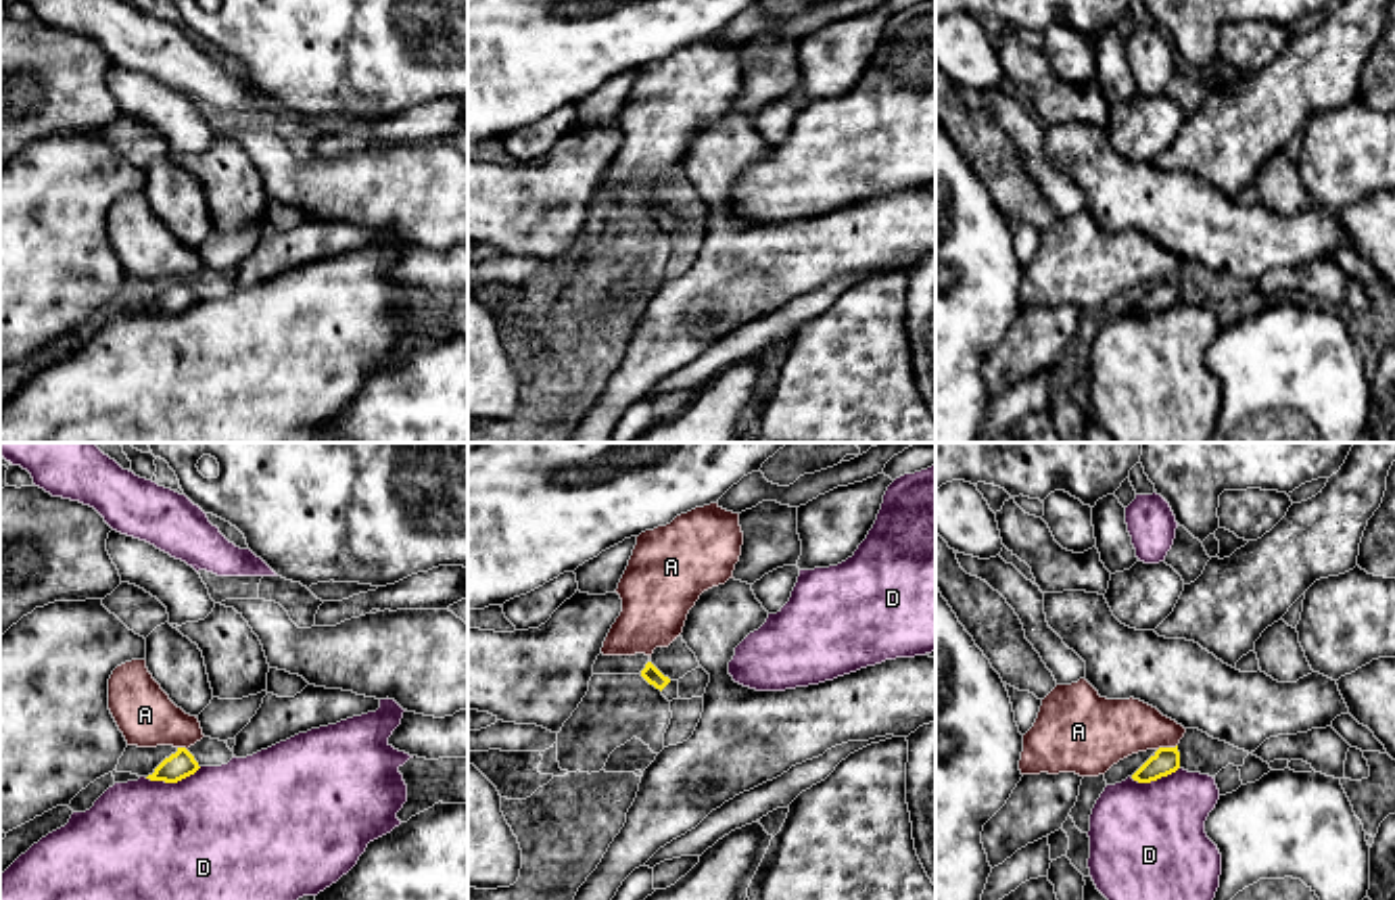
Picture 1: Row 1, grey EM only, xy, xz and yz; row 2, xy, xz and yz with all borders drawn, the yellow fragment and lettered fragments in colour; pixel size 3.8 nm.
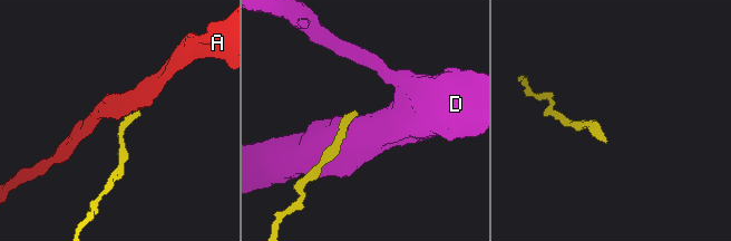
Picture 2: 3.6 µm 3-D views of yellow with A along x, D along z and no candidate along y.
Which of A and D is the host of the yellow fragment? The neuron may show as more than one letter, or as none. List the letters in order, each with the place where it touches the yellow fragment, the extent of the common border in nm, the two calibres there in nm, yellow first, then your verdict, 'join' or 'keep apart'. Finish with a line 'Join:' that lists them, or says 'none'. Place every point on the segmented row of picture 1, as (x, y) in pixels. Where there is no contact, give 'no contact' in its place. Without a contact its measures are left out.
A: yz (1166, 748) | 80 nm | 110/260 nm | keep apart
D: xy (172, 782) | 220 nm | 110/480 nm | keep apart
Join: none

